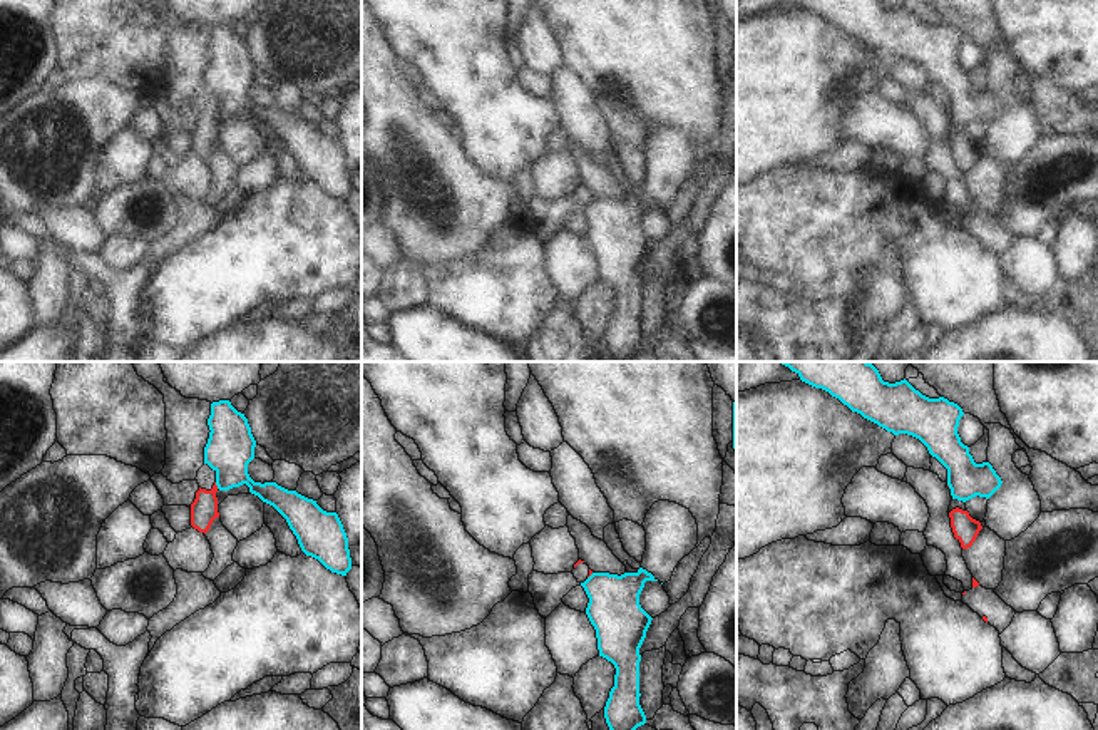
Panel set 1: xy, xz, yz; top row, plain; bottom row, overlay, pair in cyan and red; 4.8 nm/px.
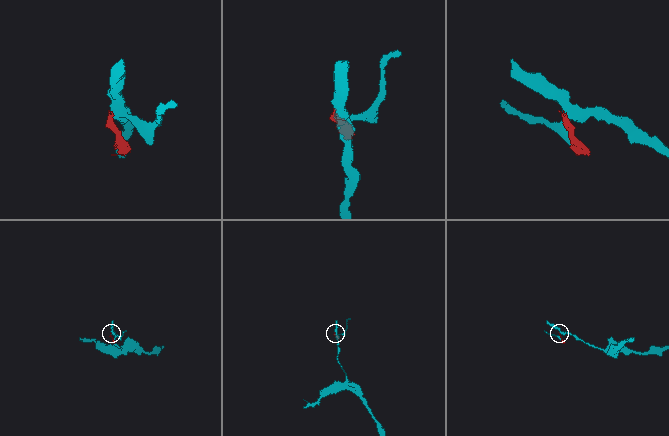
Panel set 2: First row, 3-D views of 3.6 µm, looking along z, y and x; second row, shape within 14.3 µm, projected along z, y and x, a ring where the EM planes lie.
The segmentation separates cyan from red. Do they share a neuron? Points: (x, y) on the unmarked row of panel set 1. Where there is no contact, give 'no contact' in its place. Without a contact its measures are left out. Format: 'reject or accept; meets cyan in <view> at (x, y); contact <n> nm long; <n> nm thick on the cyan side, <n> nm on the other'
reject; meets cyan in xy at (216, 109); contact 40 nm long; 220 nm thick on the cyan side, 130 nm on the other

